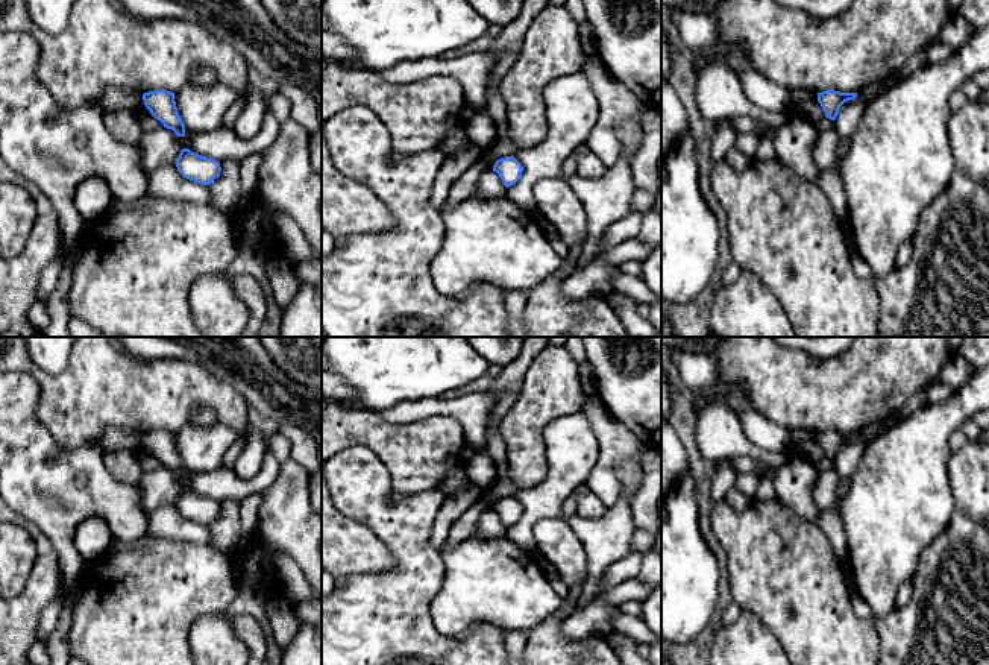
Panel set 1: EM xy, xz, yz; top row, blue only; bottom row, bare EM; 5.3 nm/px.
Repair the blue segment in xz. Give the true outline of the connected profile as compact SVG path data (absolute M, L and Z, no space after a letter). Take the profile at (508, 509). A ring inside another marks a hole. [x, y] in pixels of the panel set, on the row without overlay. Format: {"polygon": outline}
{"polygon": "M511 495L511 496L505 496L505 498L498 500L494 503L494 506L493 506L493 512L496 512L499 515L504 525L508 528L508 527L514 525L520 519L523 507Z"}

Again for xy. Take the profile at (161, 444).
{"polygon": "M155 430L144 433L143 440L150 454L159 460L164 468L171 469L177 477L185 477L185 465L177 452L174 433Z"}

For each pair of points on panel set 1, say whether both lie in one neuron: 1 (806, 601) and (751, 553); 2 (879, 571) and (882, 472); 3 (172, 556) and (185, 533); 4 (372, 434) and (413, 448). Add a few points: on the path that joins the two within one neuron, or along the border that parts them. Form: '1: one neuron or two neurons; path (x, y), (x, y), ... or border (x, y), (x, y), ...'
1: one neuron; path (792, 588), (765, 560)
2: one neuron; path (882, 547), (882, 497)
3: two neurons; border (146, 533), (155, 538), (210, 545)
4: one neuron; path (383, 438), (402, 448)

